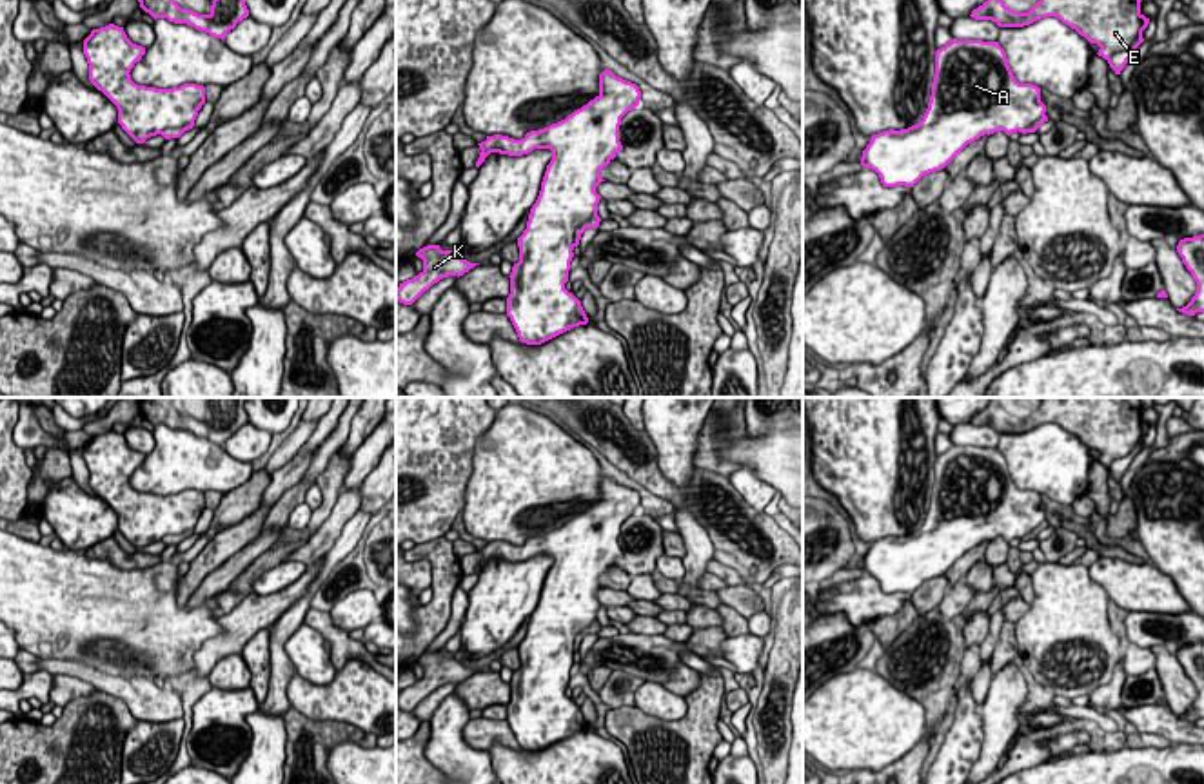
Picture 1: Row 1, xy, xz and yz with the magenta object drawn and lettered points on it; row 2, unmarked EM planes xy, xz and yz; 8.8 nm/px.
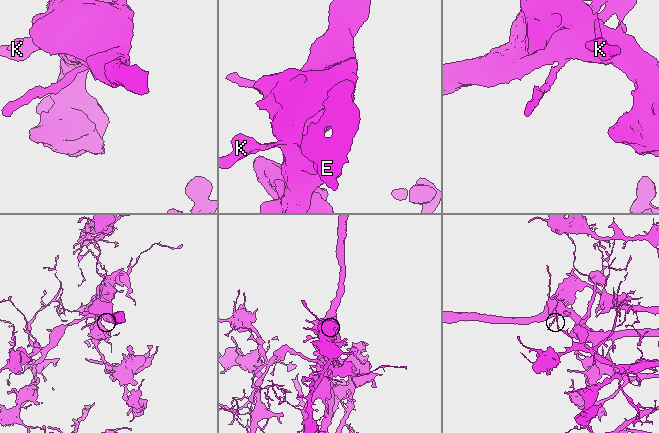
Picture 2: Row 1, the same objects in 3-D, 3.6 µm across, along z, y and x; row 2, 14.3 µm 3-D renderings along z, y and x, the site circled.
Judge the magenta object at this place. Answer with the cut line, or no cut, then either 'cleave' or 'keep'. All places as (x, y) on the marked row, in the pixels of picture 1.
yz (1141, 15), (1139, 35), (1108, 60) | cleave

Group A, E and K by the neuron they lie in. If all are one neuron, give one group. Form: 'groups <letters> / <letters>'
groups A / E K

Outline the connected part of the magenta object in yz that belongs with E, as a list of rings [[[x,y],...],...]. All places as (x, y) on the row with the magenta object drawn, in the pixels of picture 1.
[[[986,0],[972,11],[975,20],[992,20],[999,27],[1024,27],[1041,18],[1055,16],[1075,29],[1090,44],[1097,44],[1099,56],[1110,60],[1126,51],[1142,29],[1142,0],[1039,0],[1028,13],[1004,5],[1002,0]]]

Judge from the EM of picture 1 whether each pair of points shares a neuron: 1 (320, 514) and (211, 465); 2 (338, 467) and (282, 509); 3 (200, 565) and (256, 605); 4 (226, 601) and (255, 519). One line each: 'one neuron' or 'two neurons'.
1: two neurons
2: one neuron
3: two neurons
4: one neuron

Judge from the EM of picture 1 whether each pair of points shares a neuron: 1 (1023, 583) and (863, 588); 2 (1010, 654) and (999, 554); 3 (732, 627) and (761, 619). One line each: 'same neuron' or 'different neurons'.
1: different neurons
2: same neuron
3: different neurons

